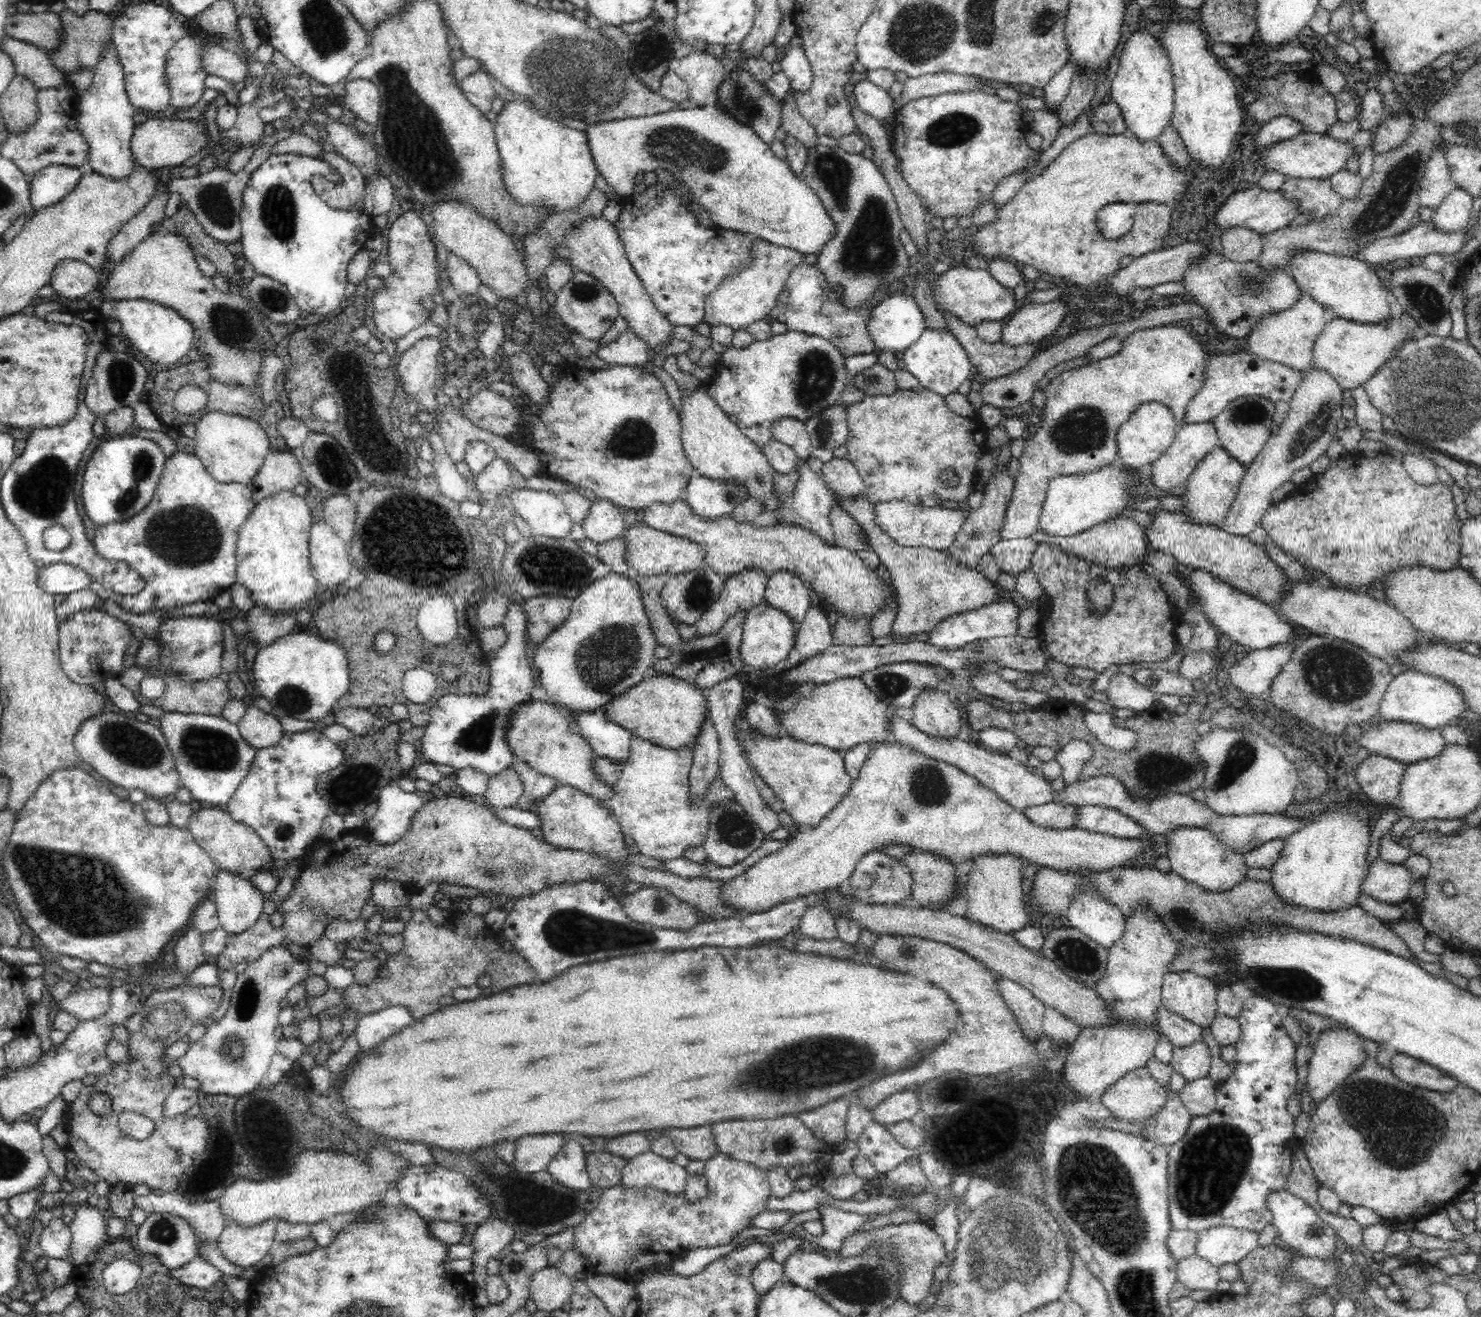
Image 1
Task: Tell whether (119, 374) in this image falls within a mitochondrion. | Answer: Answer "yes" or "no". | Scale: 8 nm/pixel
yes

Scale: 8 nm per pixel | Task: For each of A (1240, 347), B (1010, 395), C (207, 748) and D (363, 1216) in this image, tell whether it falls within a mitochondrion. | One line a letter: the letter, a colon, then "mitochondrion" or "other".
A: other
B: other
C: mitochondrion
D: other

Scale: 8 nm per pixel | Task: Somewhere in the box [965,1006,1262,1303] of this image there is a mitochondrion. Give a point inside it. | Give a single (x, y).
(1211, 1165)

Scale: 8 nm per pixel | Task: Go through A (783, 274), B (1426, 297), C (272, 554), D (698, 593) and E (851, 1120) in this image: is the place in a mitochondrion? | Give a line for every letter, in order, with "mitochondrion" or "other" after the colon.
A: other
B: mitochondrion
C: other
D: mitochondrion
E: other

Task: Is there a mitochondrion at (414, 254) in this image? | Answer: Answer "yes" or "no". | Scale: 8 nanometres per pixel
yes

